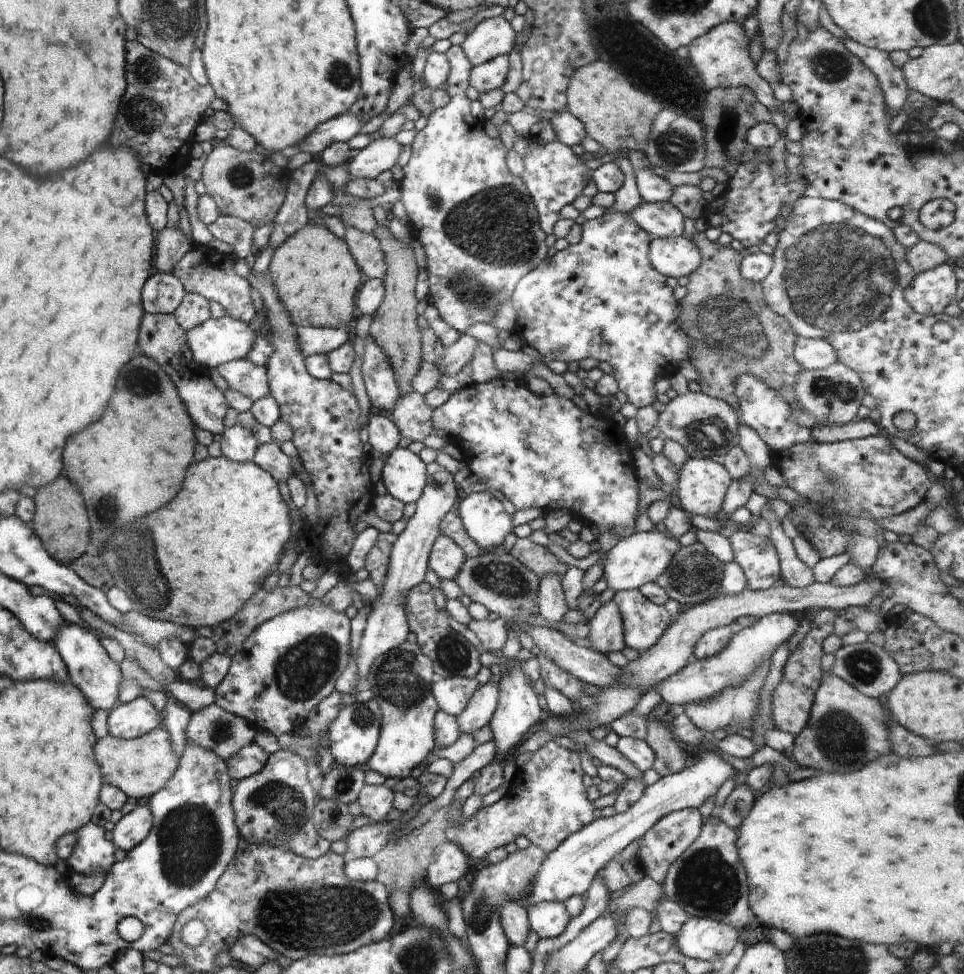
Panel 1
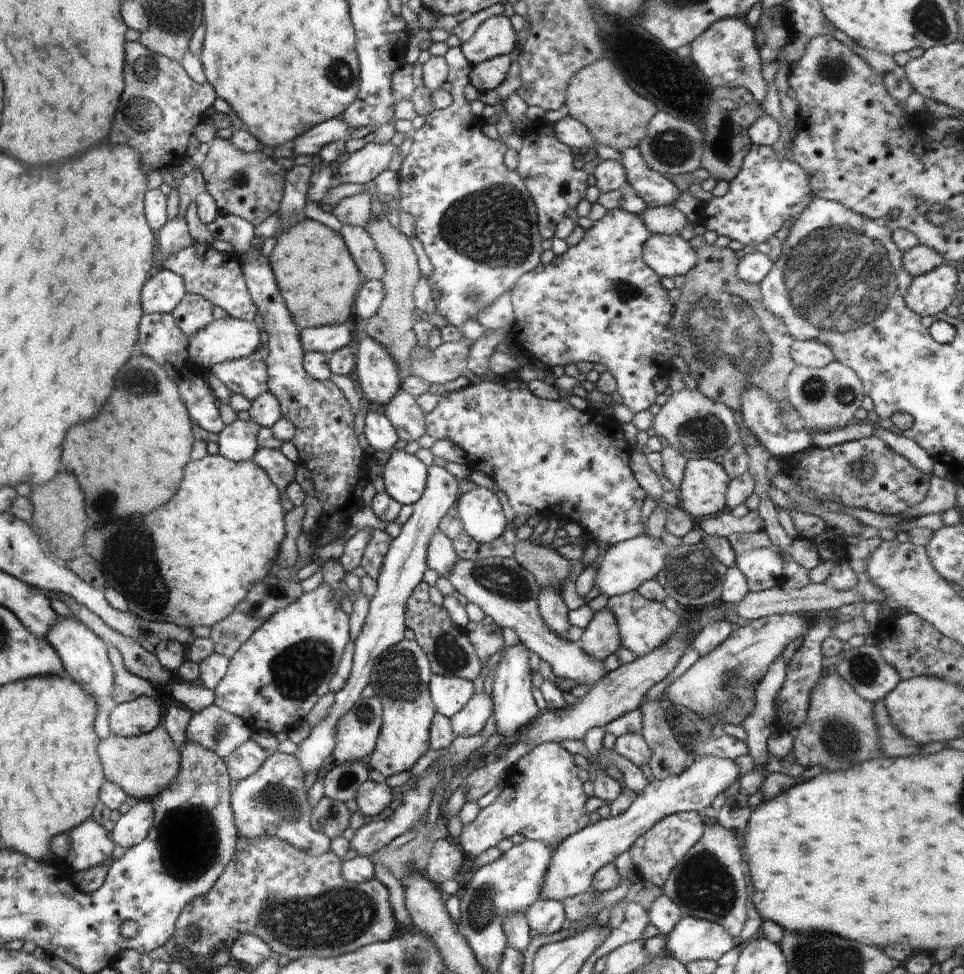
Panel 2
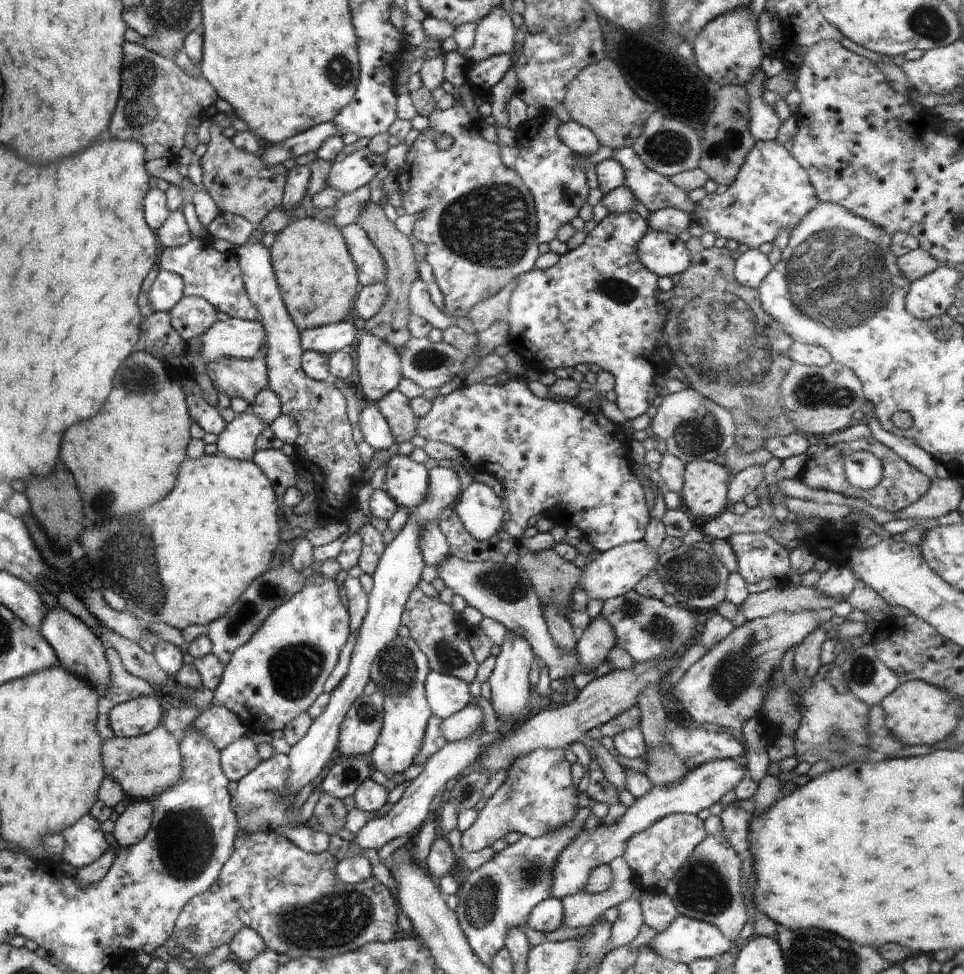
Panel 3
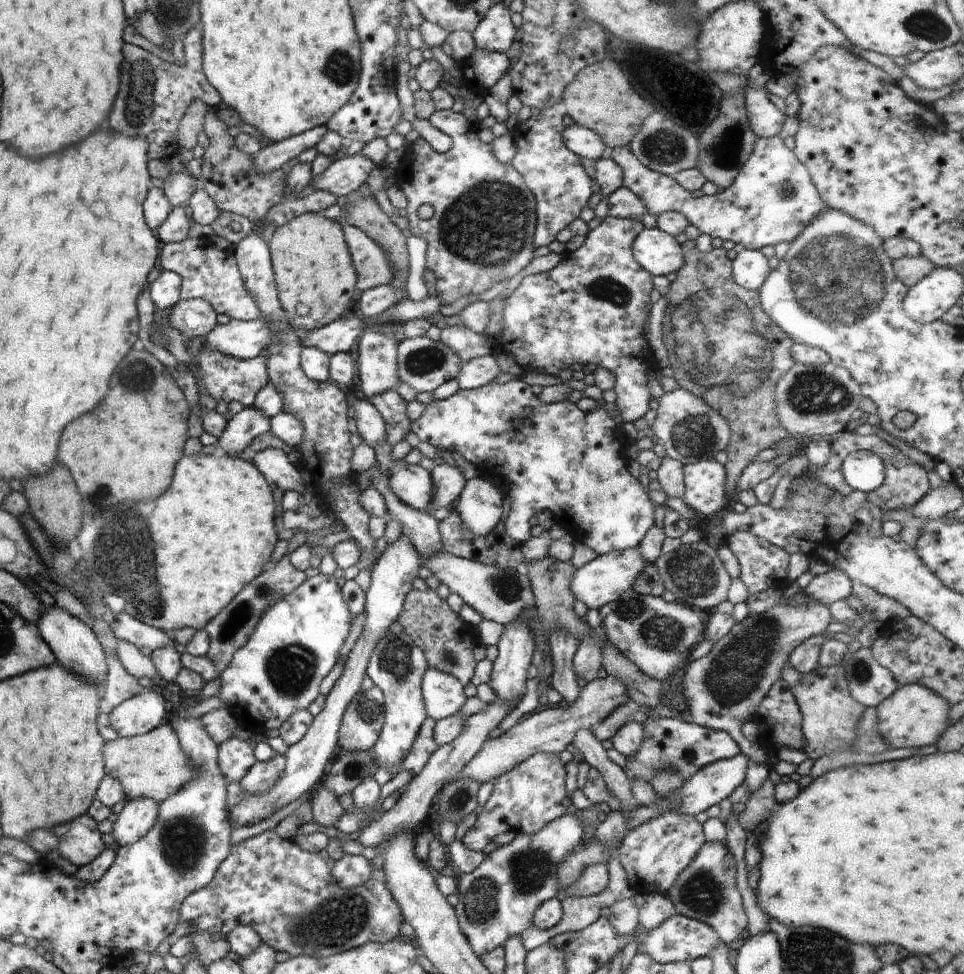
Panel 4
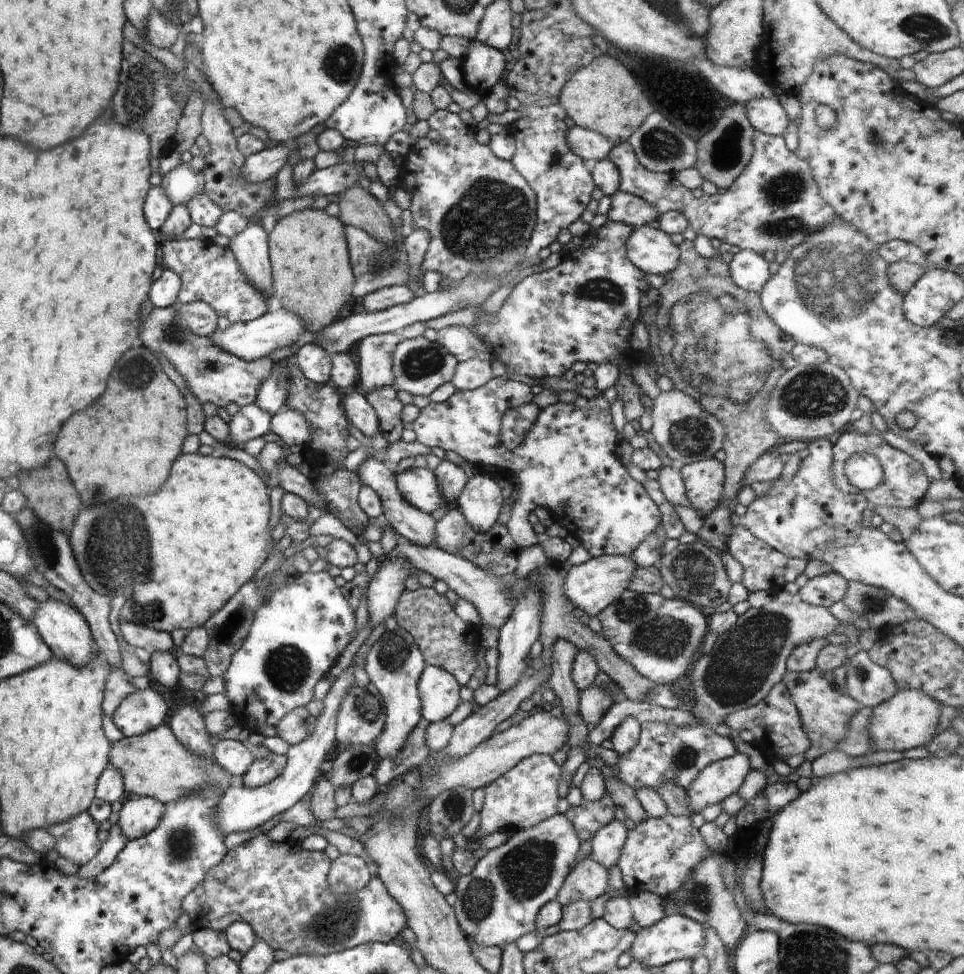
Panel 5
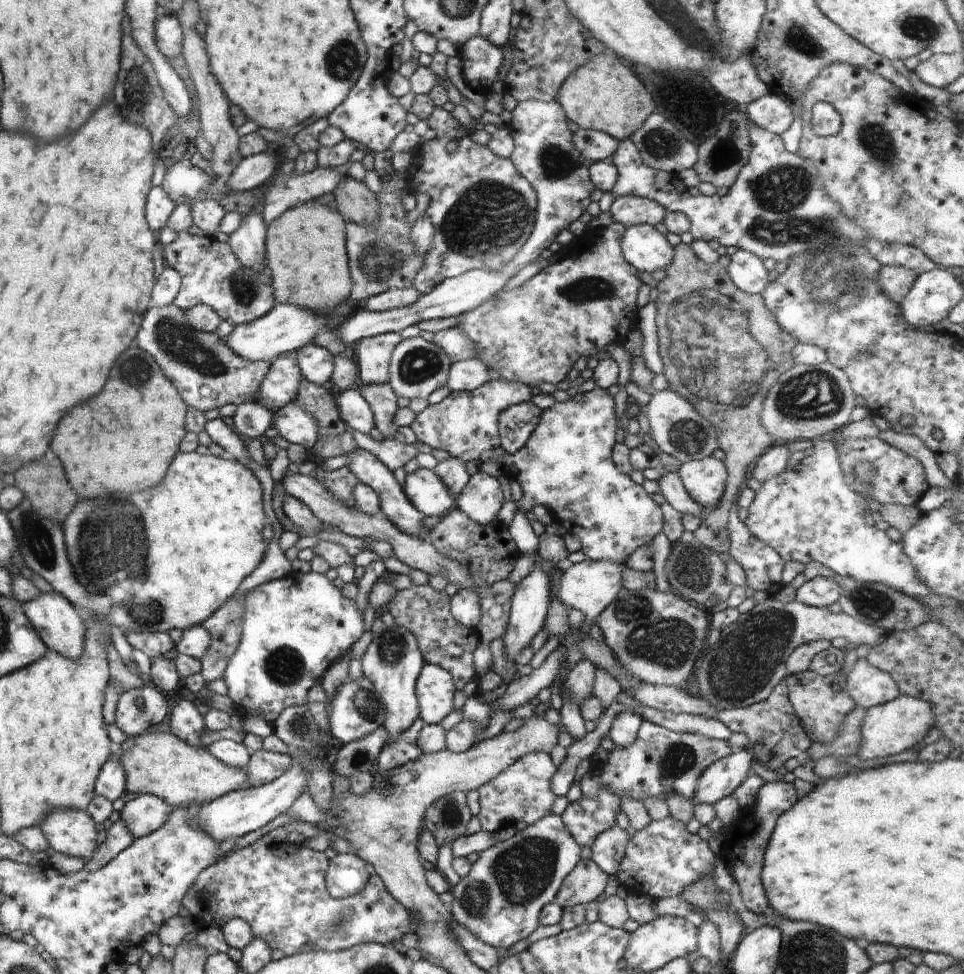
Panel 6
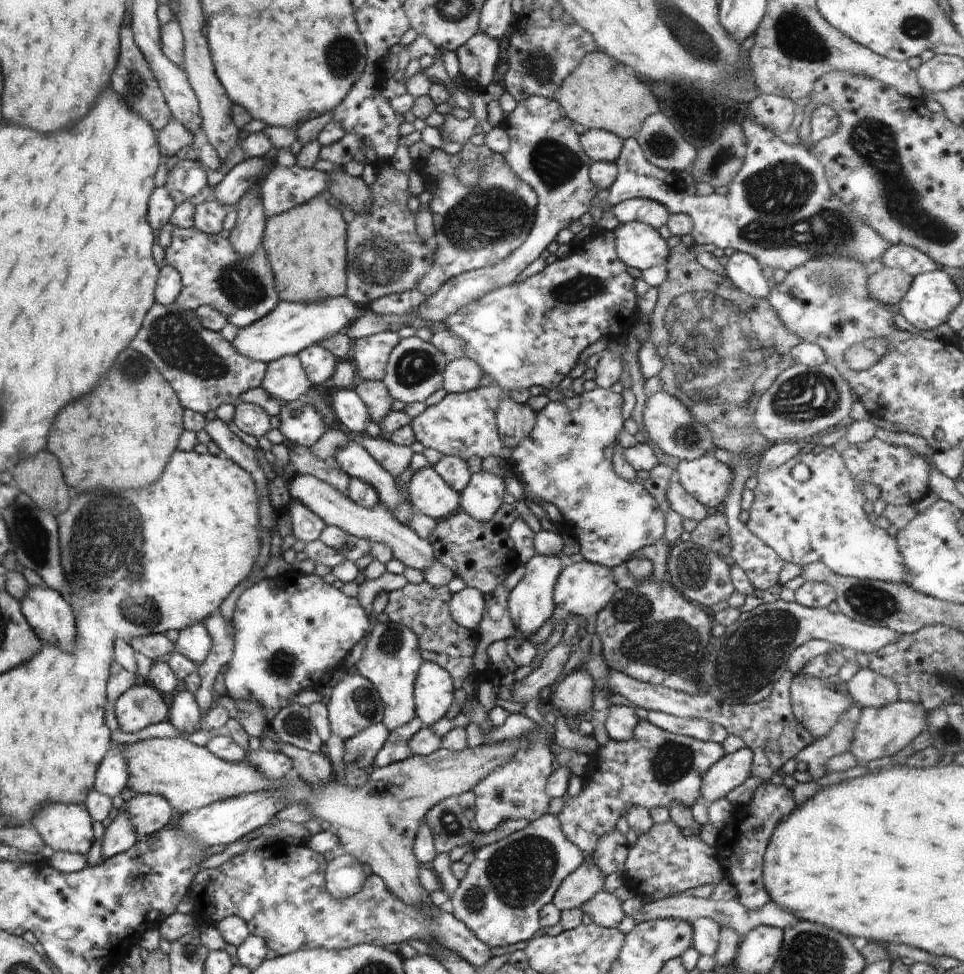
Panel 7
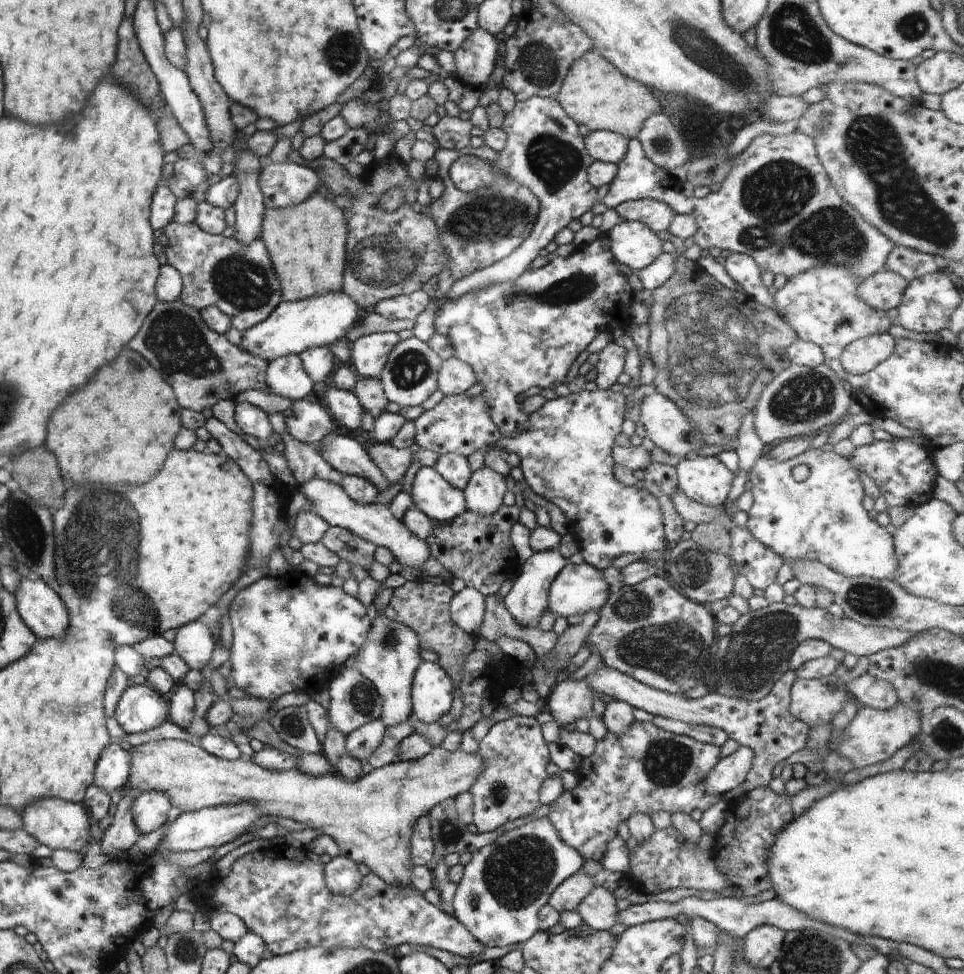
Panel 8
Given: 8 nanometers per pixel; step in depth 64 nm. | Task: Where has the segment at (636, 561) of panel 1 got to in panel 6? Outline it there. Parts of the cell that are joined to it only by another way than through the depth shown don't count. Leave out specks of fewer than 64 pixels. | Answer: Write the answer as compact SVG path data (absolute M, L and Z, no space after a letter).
M585 560L580 564L570 566L562 572L557 589L557 600L561 601L570 609L579 610L585 617L585 627L592 627L597 624L598 616L614 601L618 592L623 588L622 570L626 564L616 565L609 561Z

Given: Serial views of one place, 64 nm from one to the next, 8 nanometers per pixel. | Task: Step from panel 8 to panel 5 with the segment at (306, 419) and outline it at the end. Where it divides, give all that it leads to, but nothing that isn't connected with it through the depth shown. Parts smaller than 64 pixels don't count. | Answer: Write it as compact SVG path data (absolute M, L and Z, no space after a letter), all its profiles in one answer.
M284 405L271 417L270 433L277 441L284 441L289 447L292 444L306 446L310 442L310 424L300 412L294 412Z

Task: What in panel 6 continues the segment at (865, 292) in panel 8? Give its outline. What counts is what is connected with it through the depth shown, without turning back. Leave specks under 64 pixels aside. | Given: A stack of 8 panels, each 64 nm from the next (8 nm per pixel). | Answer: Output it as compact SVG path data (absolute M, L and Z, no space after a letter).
M884 266L879 270L878 286L880 290L898 306L902 304L904 297L912 288L914 281L918 278L918 274L910 268L902 268L902 266Z

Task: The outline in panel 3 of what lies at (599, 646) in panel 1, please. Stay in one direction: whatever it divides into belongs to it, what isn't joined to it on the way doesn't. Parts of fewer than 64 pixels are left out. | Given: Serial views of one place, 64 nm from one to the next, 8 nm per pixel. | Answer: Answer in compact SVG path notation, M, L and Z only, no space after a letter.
M604 616L591 620L590 624L578 635L576 654L578 662L586 670L596 670L606 660L610 650L616 646L616 636L612 626Z

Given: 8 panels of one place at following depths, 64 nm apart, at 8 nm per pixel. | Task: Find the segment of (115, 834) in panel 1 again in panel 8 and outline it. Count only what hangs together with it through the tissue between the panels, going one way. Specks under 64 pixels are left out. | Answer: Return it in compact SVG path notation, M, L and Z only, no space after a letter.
M142 791L133 801L133 818L140 834L154 832L167 822L171 803L165 793Z

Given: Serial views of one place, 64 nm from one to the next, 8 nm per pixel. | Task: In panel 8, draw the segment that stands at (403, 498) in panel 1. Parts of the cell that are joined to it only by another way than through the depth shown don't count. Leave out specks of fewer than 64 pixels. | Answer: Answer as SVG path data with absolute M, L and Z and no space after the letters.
M422 466L412 482L413 504L432 521L450 523L466 510L465 492L439 476L434 467Z

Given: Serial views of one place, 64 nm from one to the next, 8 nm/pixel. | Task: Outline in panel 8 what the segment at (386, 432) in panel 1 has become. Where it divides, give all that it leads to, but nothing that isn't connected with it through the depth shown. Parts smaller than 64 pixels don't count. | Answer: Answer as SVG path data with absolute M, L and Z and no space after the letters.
M330 386L324 398L328 402L328 412L338 426L343 425L348 430L358 430L361 427L363 409L354 393Z

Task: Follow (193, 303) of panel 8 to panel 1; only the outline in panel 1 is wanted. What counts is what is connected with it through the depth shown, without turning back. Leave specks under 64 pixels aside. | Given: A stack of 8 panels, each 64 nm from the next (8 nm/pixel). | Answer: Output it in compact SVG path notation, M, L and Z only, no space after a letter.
M195 244L173 267L173 274L182 282L186 293L197 293L209 302L218 302L227 316L251 325L257 316L255 308L258 303L252 301L247 280L234 273L233 265L236 261L234 254L218 254L208 245Z

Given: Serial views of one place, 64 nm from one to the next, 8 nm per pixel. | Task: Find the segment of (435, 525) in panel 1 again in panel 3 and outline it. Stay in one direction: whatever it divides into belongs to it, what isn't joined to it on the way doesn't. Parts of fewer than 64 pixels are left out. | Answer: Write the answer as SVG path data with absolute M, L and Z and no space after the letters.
M440 466L428 470L428 494L425 500L422 500L420 506L412 508L406 524L397 532L392 542L386 545L378 562L378 568L372 574L374 584L372 584L372 590L367 593L368 608L360 630L357 632L348 672L342 678L342 682L330 693L328 706L318 718L312 721L304 738L291 746L287 754L290 758L288 780L286 780L289 792L298 792L306 784L312 784L312 782L318 783L331 761L336 758L342 720L346 718L350 706L364 692L366 684L371 680L370 669L378 653L397 640L398 628L402 626L402 613L406 608L410 592L420 582L422 572L427 568L424 558L421 557L422 550L420 550L420 534L424 530L424 524L434 522L434 520L438 521L438 516L444 508L453 506L459 498L460 488L462 486L456 471Z

